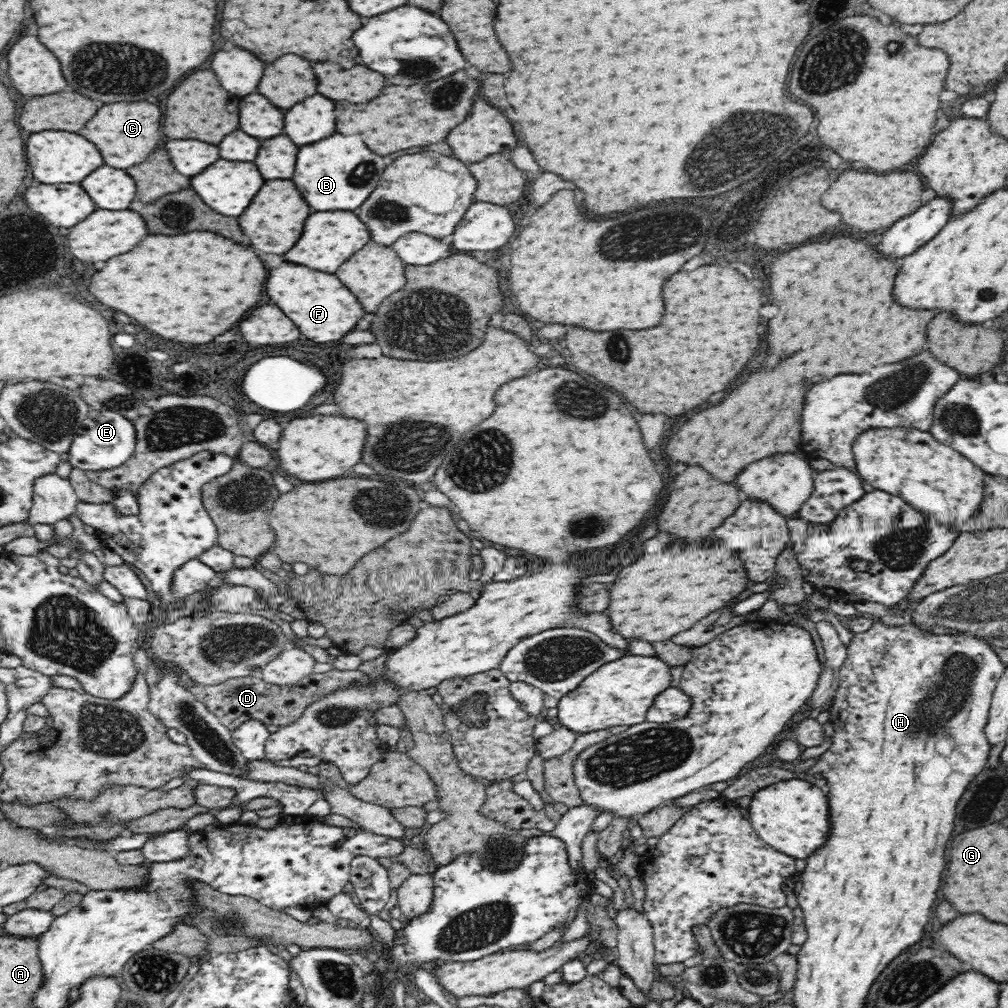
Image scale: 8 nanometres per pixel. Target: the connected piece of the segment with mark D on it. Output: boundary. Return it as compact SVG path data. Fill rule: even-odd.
M332 668L326 673L312 673L300 679L294 685L270 685L263 682L259 675L245 676L226 680L223 684L197 685L192 688L192 694L208 707L208 711L218 718L218 721L231 732L249 719L260 720L266 727L277 725L286 727L298 722L306 708L312 703L320 702L332 692L340 692L356 685L357 688L374 688L376 682L360 669L340 670Z

